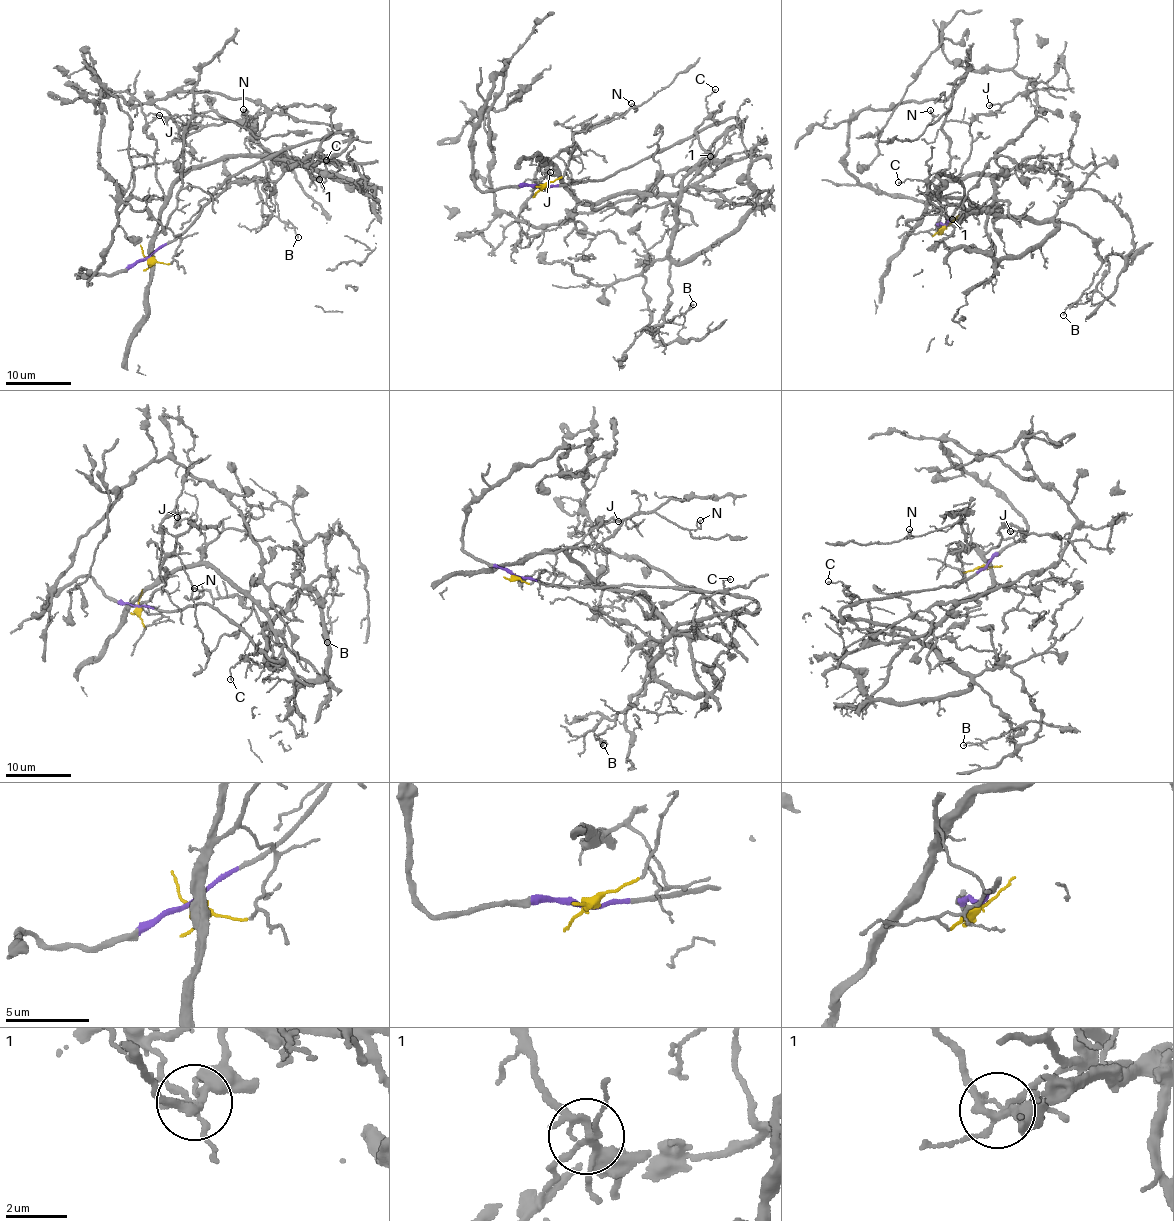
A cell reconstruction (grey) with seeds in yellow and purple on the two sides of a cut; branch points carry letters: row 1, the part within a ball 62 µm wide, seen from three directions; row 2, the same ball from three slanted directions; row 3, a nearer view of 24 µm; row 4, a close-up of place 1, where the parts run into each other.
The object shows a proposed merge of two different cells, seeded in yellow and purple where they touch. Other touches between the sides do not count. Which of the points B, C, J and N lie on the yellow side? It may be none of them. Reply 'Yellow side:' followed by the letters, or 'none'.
Yellow side: C, J, N

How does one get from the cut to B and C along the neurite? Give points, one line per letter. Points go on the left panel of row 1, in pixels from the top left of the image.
B: (147, 259), (229, 178), (348, 131), (335, 153), (283, 169), (275, 151), (268, 173), (278, 217), (298, 237)
C: (149, 259), (172, 260), (159, 214), (190, 168), (269, 154), (321, 162), (319, 180), (306, 168), (326, 161)

